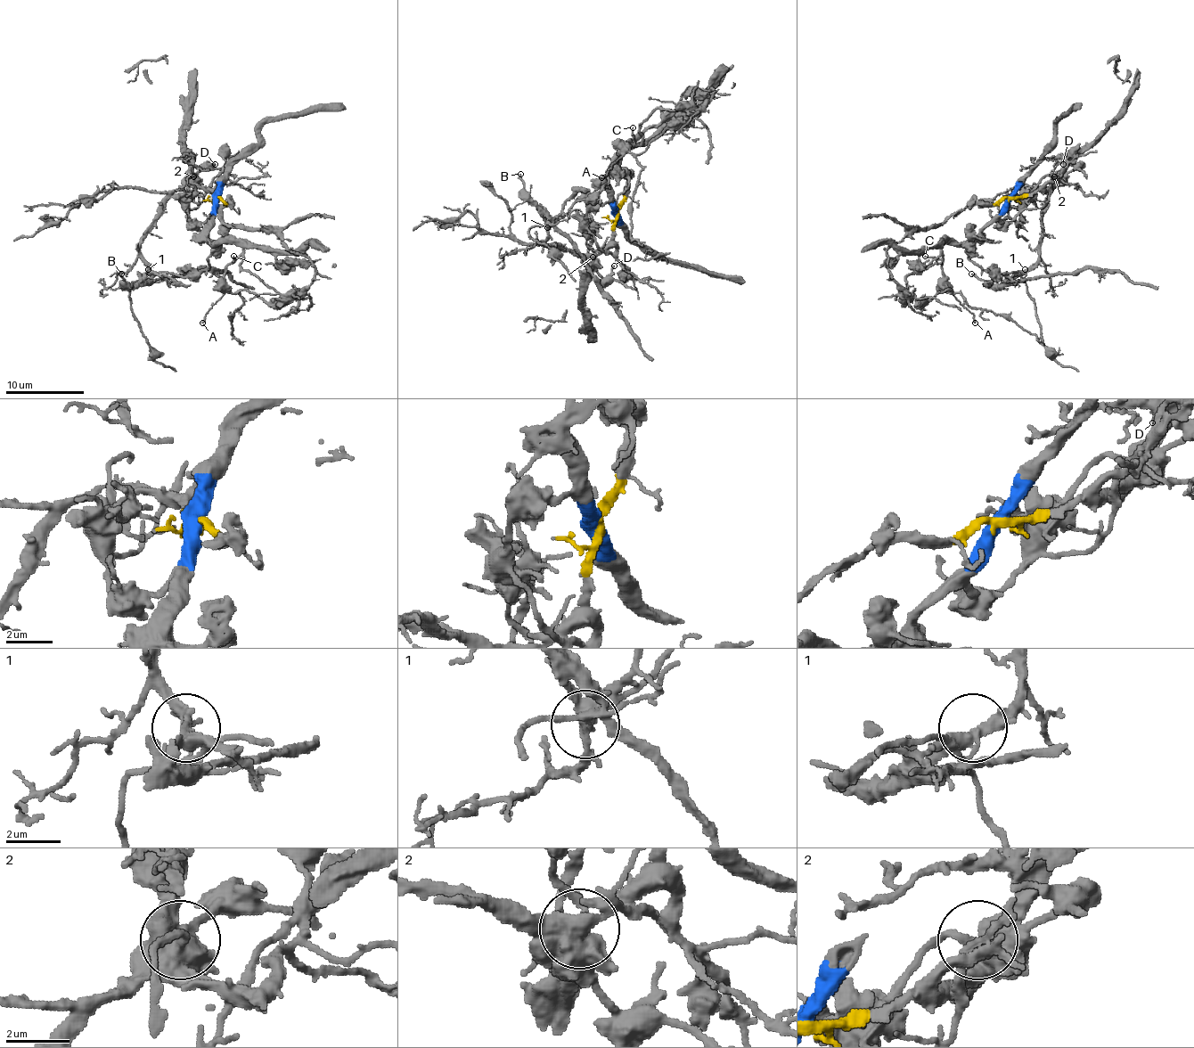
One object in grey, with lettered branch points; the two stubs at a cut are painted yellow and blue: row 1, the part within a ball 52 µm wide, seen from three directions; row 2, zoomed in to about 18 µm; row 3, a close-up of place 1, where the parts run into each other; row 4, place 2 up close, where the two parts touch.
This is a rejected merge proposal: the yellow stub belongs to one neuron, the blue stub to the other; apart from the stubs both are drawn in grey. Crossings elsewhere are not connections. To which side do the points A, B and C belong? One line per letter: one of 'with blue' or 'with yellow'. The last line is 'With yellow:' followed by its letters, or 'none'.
A: with blue
B: with yellow
C: with blue
With yellow: B

